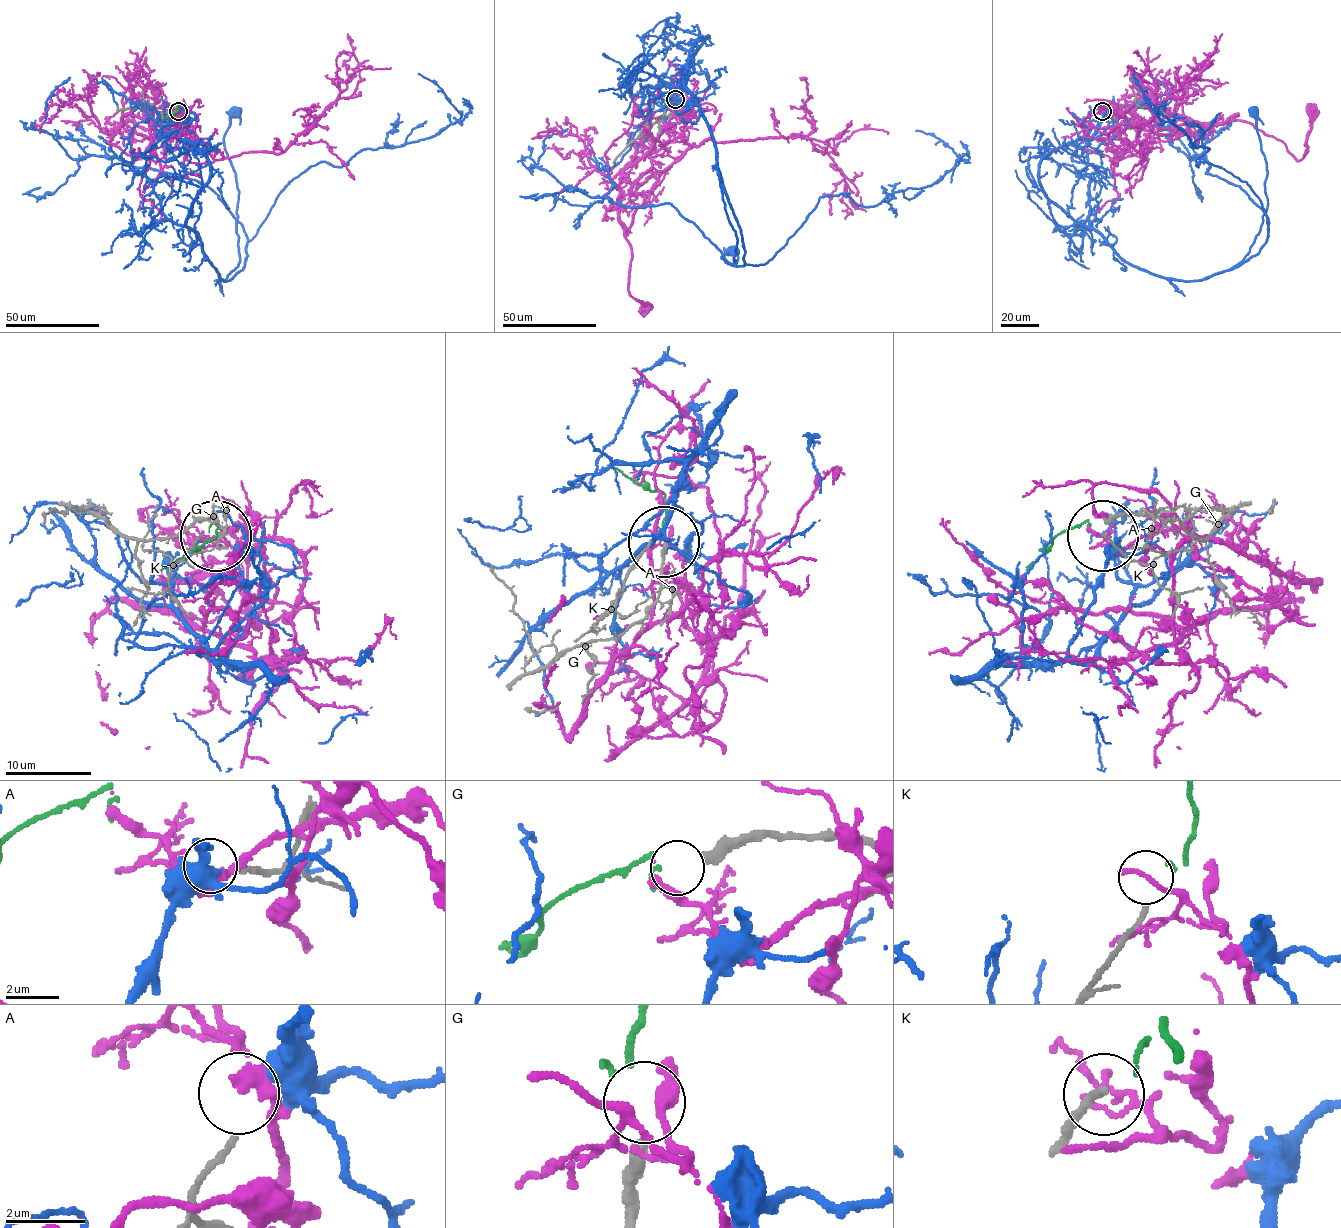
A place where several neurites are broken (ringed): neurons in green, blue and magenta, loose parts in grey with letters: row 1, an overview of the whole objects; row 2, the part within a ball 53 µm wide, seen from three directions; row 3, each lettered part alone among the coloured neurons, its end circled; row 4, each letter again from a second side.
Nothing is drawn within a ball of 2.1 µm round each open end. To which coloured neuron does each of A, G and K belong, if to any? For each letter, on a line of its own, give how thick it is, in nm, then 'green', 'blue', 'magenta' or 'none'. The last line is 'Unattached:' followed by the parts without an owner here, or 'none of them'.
A: calibre 190 nm; none
G: calibre 440 nm; green
K: calibre 200 nm; none
Unattached: A, K

